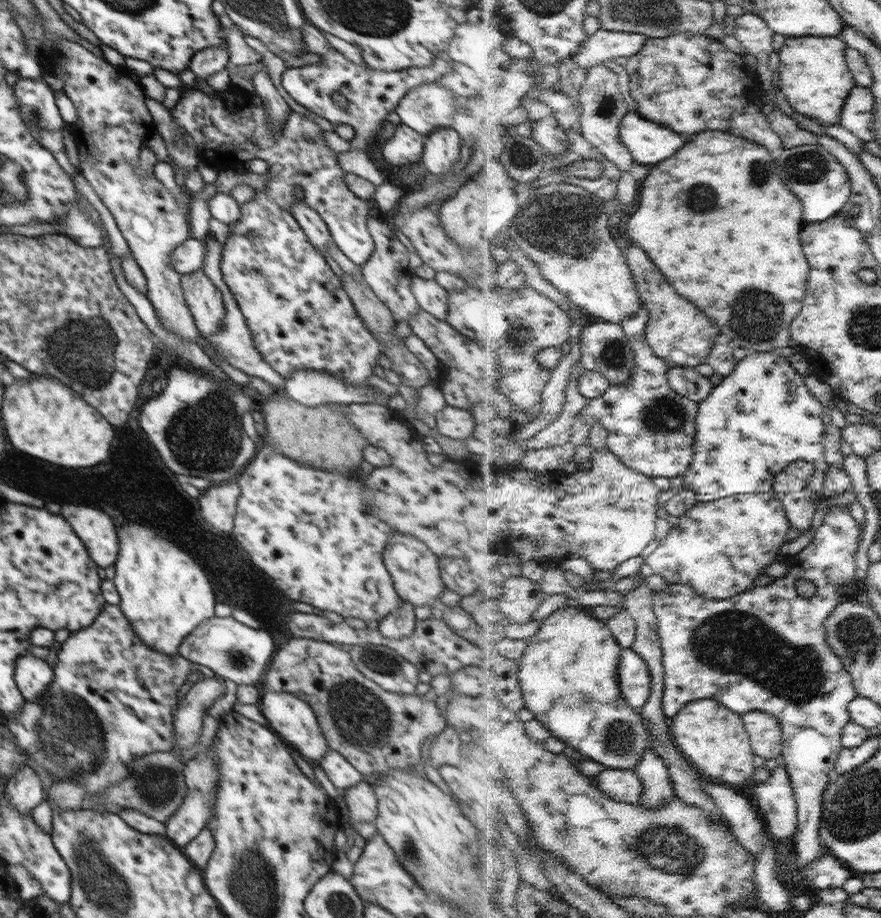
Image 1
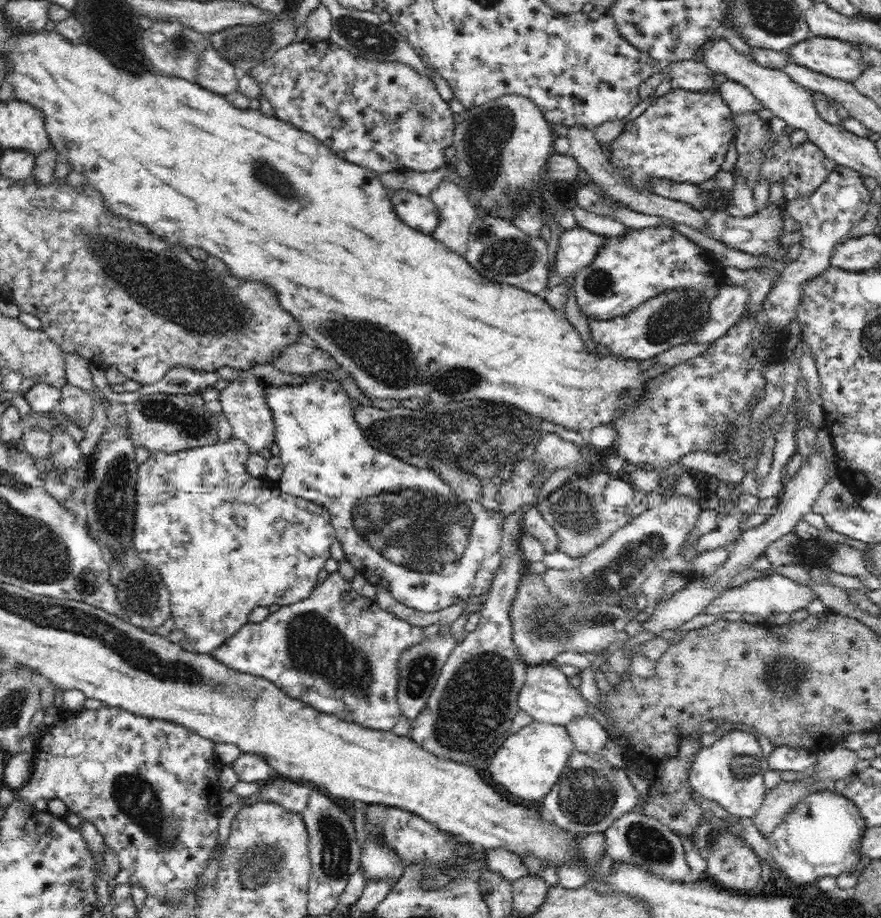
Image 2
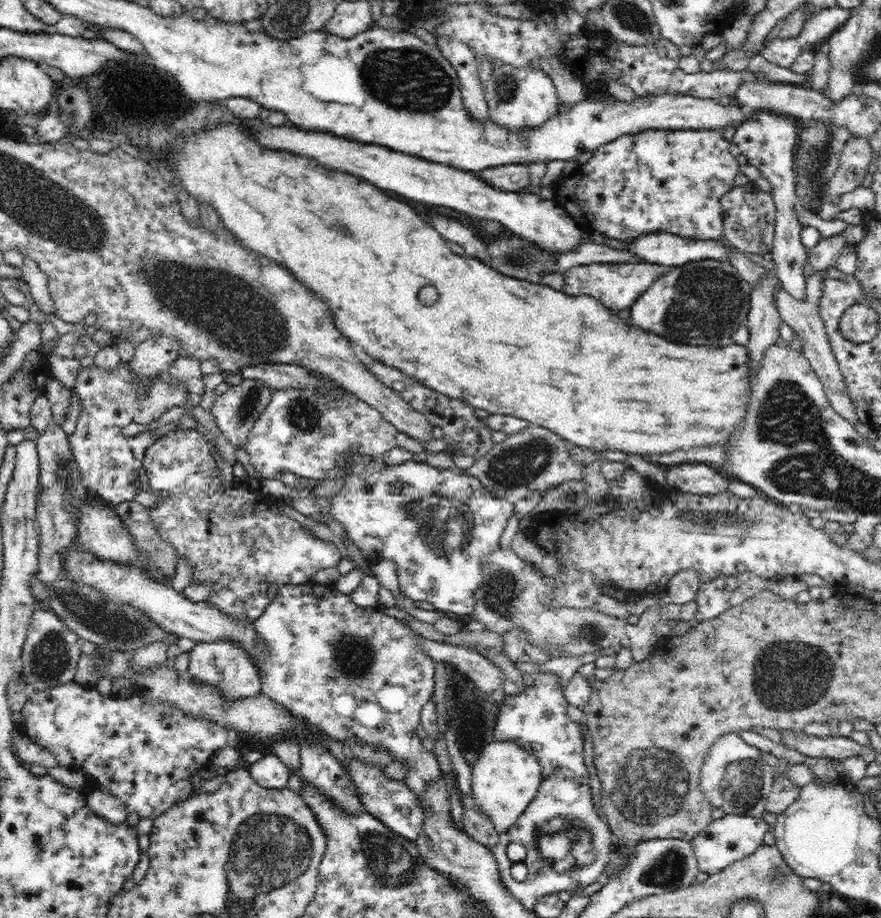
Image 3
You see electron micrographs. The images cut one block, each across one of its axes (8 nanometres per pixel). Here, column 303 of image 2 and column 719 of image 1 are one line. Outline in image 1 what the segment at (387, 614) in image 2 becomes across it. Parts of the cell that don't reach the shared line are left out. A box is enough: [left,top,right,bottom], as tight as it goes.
[656,505,863,868]

